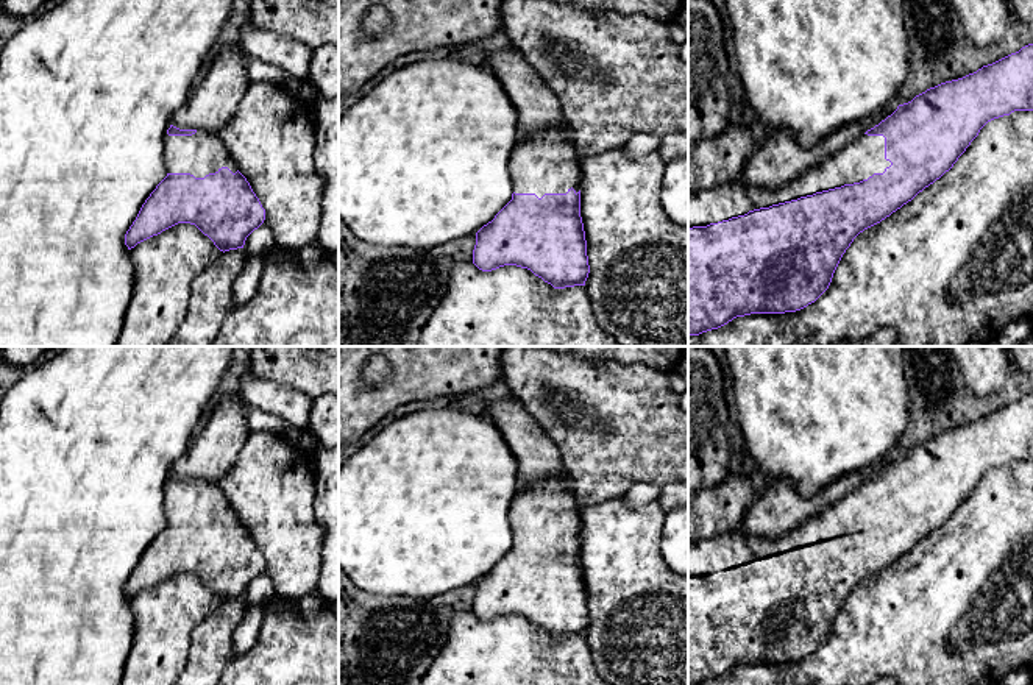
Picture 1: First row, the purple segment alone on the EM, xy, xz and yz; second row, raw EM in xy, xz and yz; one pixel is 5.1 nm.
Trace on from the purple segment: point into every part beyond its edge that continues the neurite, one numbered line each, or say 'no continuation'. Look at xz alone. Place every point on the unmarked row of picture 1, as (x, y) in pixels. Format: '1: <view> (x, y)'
1: xz (546, 512)

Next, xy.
1: xy (202, 503)

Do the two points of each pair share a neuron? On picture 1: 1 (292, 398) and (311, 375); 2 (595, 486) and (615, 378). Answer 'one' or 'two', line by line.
1: two
2: one

